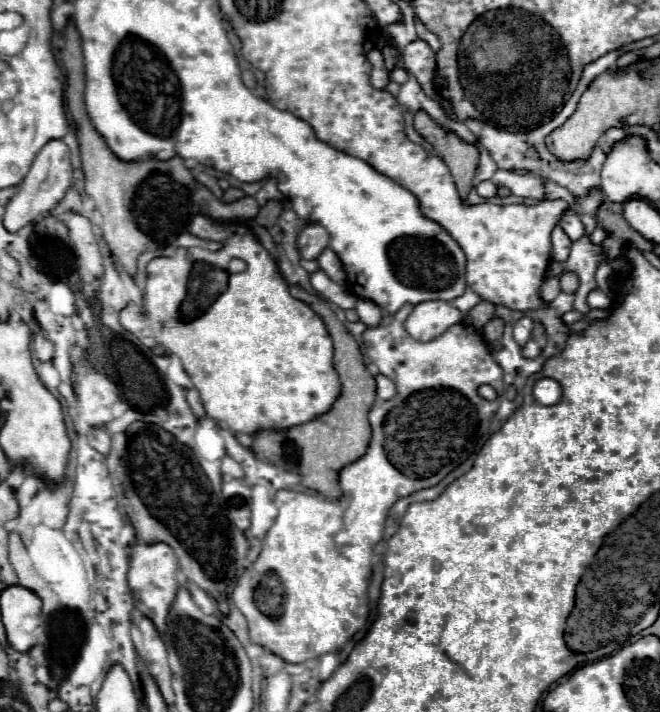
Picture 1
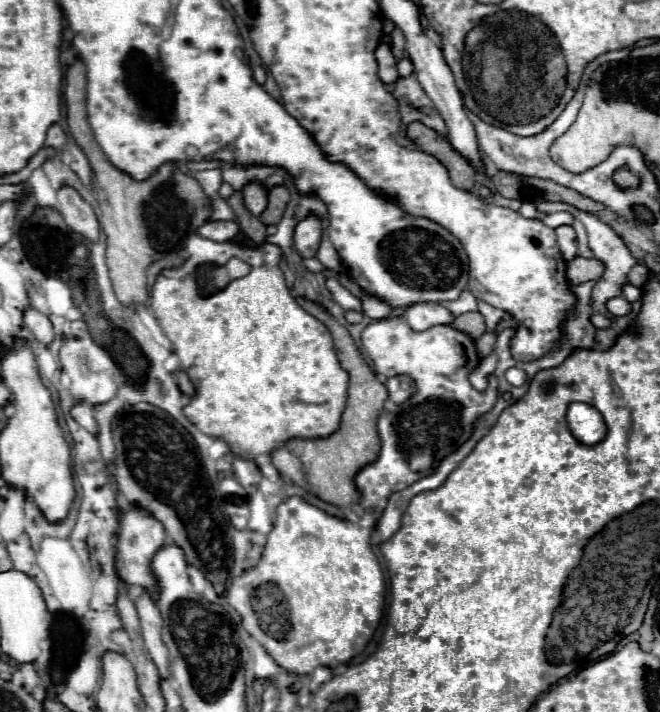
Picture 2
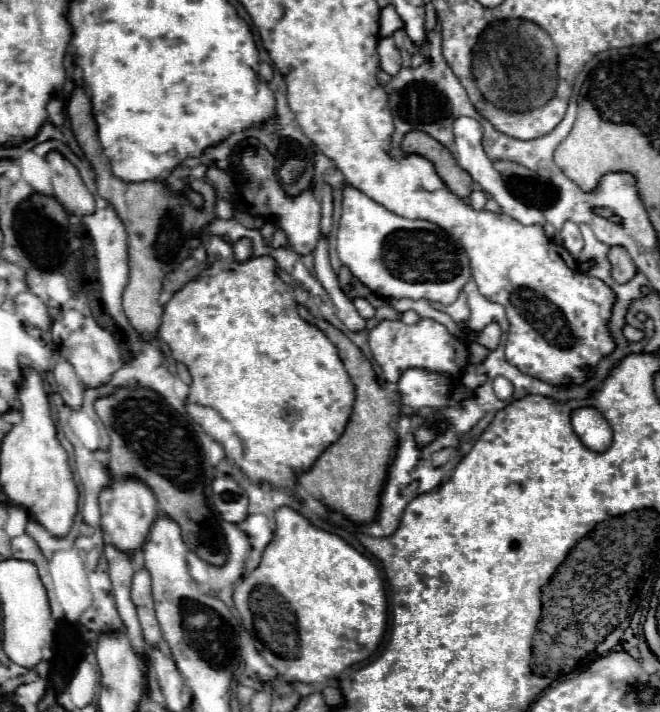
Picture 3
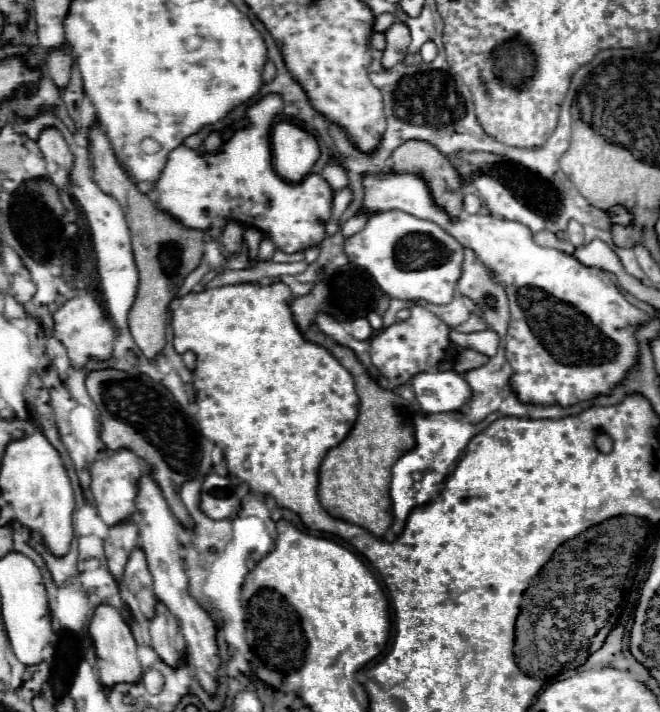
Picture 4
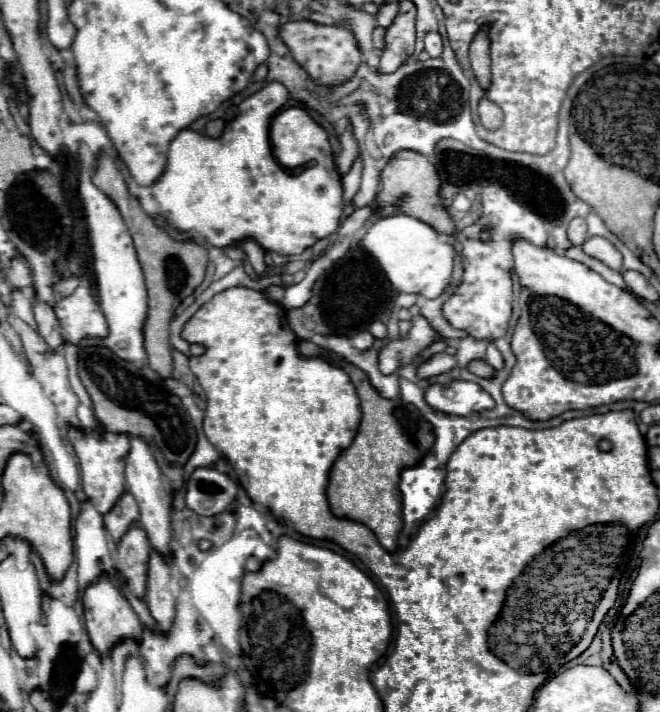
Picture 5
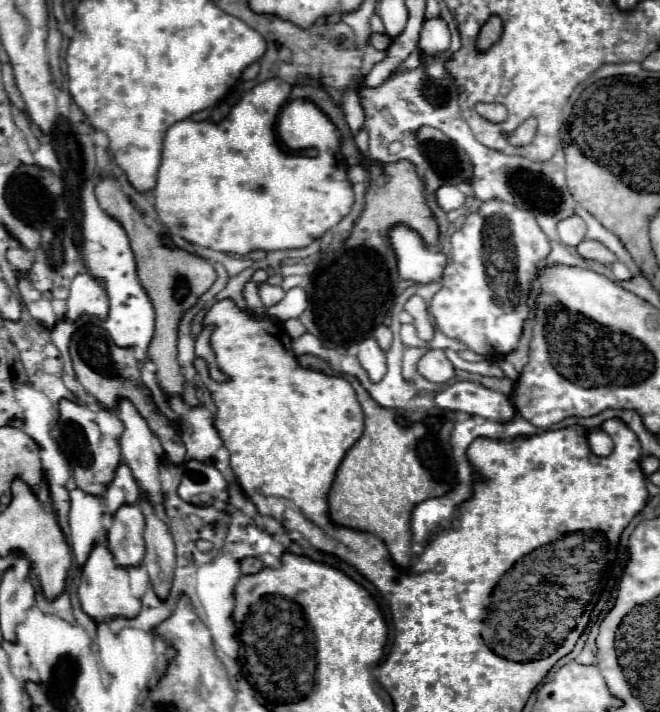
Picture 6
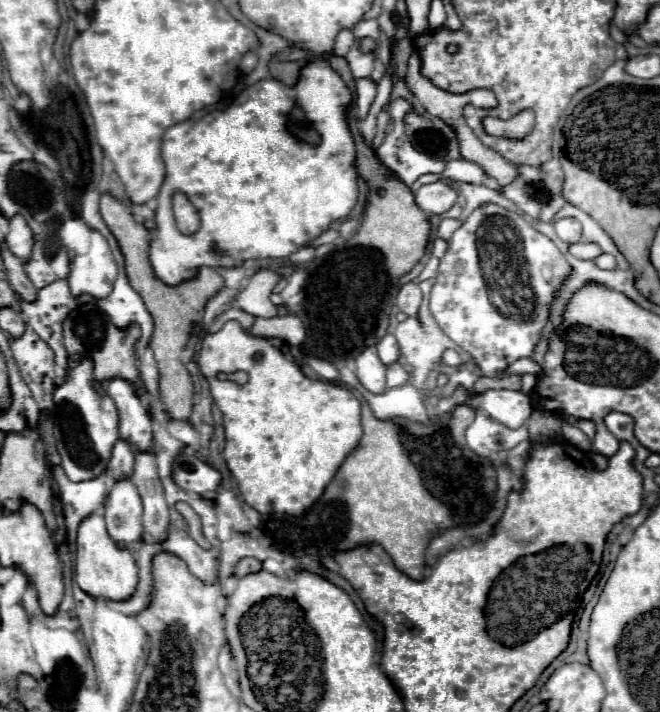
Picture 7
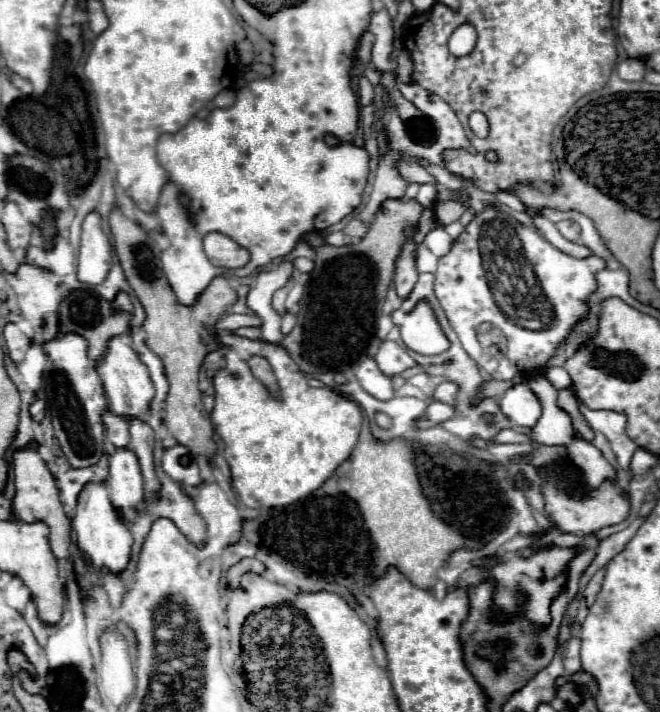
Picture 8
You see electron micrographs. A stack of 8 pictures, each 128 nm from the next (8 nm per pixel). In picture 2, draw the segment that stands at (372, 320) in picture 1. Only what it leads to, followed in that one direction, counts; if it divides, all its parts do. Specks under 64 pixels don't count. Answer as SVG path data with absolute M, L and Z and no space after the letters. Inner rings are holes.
M368 294L362 296L362 308L364 308L364 314L374 318L374 320L388 318L394 312L394 308L390 308L390 304L382 304L382 300L378 300L374 296L368 296Z

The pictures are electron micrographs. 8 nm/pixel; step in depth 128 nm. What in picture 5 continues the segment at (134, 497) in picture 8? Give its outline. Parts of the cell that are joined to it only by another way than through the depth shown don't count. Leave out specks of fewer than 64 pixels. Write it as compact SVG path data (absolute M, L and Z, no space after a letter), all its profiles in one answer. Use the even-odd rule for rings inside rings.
M134 524L126 536L118 542L116 552L116 570L122 572L130 588L138 598L144 596L146 590L146 572L148 572L148 554L150 544L146 544L146 532Z

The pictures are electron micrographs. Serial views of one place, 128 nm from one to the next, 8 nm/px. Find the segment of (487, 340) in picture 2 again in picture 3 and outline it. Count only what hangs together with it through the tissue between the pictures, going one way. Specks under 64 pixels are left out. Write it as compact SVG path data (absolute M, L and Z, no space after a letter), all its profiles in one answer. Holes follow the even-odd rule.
M472 342L472 344L468 346L468 352L470 352L470 358L468 358L470 364L482 364L484 358L488 356L488 350L486 350L484 346L476 344L476 342Z

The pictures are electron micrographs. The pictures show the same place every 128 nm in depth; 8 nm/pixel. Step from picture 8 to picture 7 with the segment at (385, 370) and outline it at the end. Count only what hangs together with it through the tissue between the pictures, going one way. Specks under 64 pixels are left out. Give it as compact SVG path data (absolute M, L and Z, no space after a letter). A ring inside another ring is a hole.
M386 334L376 344L376 348L378 348L378 356L380 356L384 366L392 366L392 364L396 364L400 360L400 346L398 346L398 342L396 342L396 338L392 334Z

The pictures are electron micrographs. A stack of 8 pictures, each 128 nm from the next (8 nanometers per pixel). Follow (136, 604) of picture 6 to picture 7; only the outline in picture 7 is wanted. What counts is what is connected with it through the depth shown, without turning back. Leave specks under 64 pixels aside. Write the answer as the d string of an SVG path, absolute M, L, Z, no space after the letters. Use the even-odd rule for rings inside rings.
M92 512L78 526L78 564L76 564L76 582L90 596L102 596L106 600L126 600L132 596L138 582L138 568L132 556L132 550L118 548L110 534L106 532L106 520L102 512Z

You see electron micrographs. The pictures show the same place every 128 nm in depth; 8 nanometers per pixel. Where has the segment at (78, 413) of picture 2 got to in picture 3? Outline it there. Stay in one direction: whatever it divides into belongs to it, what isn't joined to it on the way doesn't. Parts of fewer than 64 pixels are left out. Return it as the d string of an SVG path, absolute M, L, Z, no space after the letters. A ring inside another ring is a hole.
M58 358L56 366L54 366L54 380L58 386L60 396L64 398L64 402L70 408L80 408L82 404L82 382L78 380L74 368L70 368L70 364L66 364L66 360Z

